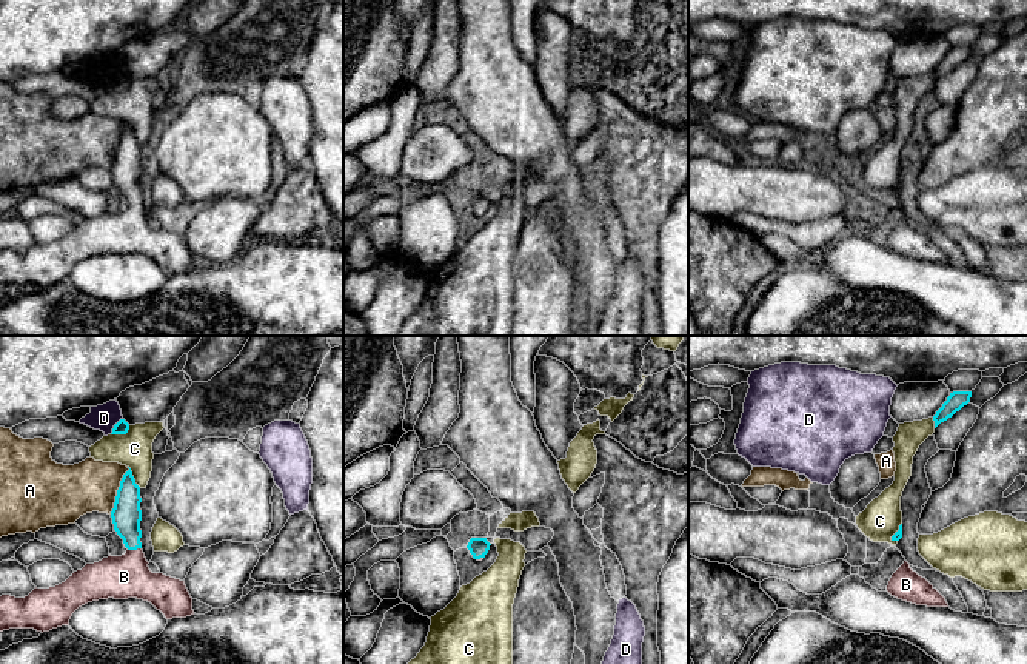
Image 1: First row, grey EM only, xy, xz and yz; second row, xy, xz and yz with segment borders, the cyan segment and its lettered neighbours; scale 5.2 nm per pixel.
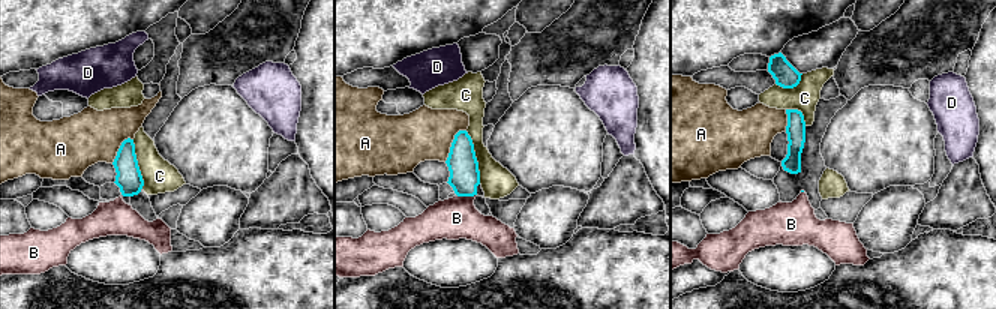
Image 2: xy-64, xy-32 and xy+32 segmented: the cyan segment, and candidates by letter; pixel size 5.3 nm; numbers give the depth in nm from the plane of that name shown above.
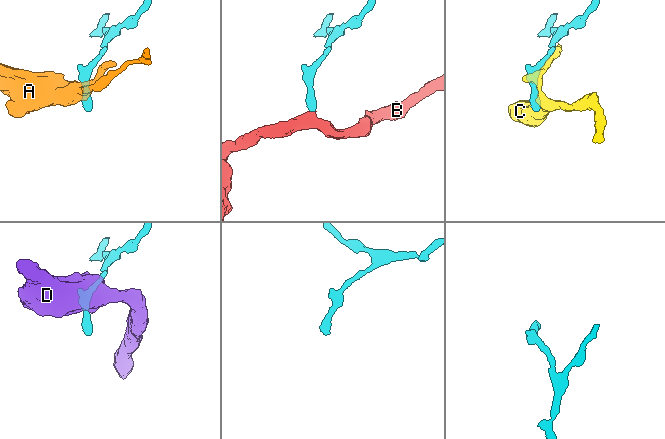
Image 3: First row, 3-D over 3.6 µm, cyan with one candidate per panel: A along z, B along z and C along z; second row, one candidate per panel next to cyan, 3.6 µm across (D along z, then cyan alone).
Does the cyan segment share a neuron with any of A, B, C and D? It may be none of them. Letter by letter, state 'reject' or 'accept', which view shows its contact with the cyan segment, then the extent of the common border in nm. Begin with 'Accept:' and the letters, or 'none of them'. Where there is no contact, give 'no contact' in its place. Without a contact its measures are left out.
Accept: B
A: reject; contact in xy; length 260 nm
B: accept; contact in xy; length 70 nm
C: reject; contact in xy; length 120 nm
D: reject; contact in xy; length 110 nm

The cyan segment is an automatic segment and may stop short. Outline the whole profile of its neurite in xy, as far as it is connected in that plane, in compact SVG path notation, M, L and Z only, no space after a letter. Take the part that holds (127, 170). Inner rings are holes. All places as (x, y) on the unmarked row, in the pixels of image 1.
M131 123L123 129L111 166L114 185L128 203L122 211L108 211L86 219L65 237L49 243L34 243L25 253L0 251L0 287L34 283L49 287L69 280L72 268L99 254L137 253L151 257L166 274L194 270L192 253L185 236L152 228L142 205L140 142Z

